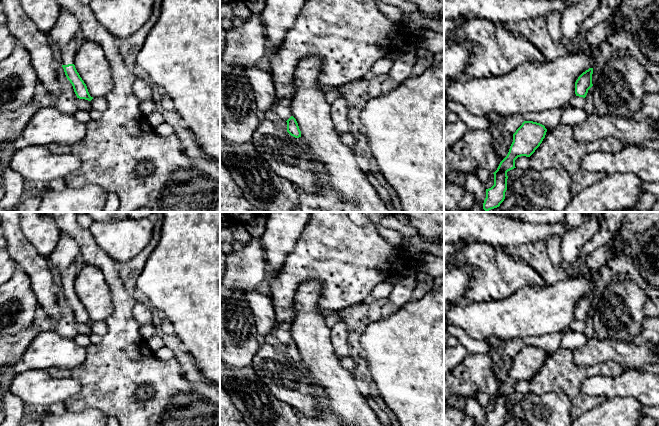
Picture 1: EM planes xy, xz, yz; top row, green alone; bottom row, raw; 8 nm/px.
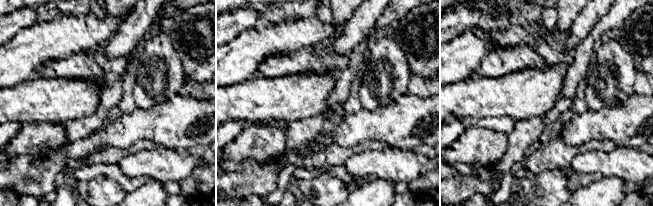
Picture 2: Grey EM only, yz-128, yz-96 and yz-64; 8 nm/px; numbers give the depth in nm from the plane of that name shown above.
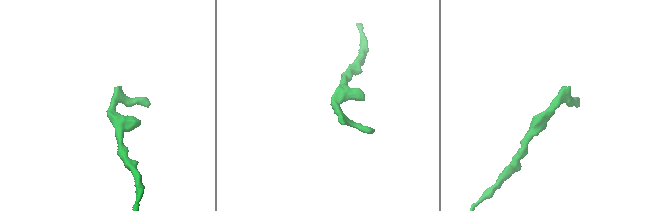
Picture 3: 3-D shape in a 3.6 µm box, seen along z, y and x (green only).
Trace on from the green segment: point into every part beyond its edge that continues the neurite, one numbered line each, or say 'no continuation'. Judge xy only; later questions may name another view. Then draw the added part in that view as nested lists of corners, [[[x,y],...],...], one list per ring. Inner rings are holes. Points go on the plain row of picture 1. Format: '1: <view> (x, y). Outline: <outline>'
no continuation

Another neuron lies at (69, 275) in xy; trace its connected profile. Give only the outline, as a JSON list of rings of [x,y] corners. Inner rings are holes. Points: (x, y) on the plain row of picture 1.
[[[79,258],[75,259],[71,265],[61,274],[62,286],[61,289],[74,288],[76,276],[78,274],[78,265],[81,264]]]

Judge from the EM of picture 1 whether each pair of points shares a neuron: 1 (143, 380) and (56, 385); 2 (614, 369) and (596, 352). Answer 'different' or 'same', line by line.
1: different
2: different

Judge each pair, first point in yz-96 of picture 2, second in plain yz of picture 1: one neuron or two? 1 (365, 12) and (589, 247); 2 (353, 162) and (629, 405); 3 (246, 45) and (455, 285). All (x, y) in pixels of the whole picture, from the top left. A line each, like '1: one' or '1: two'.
1: one
2: two
3: one

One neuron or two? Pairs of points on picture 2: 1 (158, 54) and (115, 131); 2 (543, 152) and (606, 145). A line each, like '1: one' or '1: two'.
1: two
2: one

